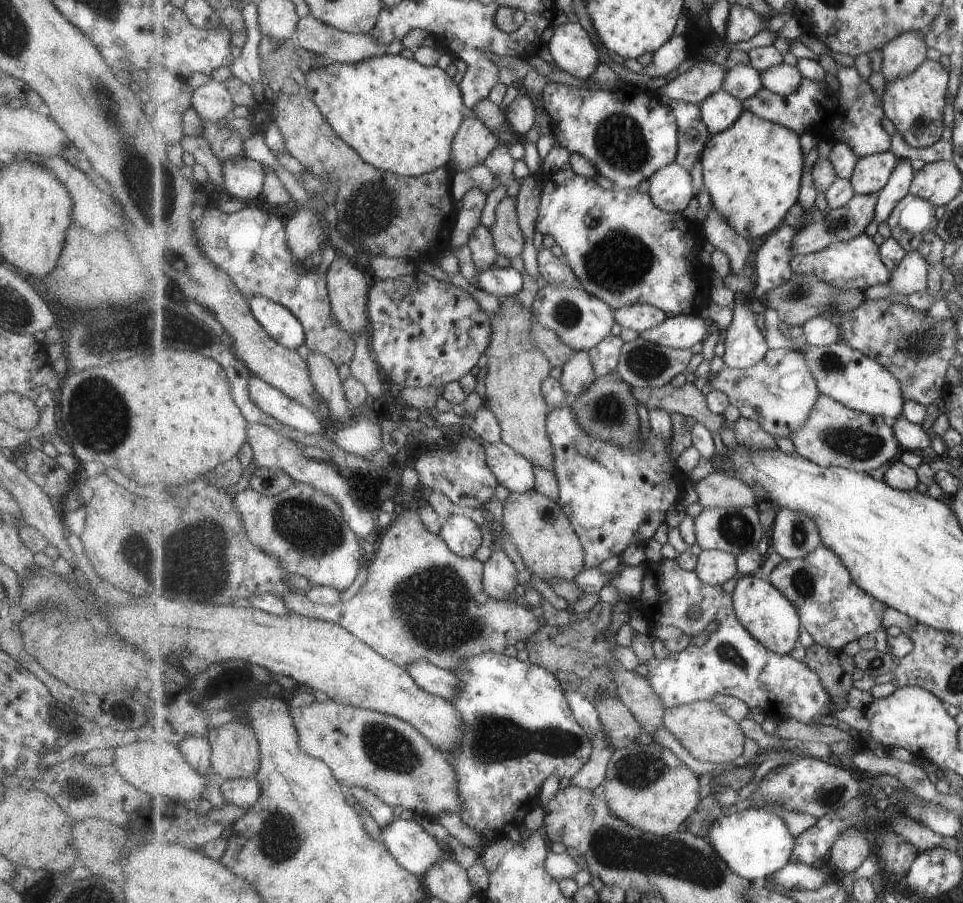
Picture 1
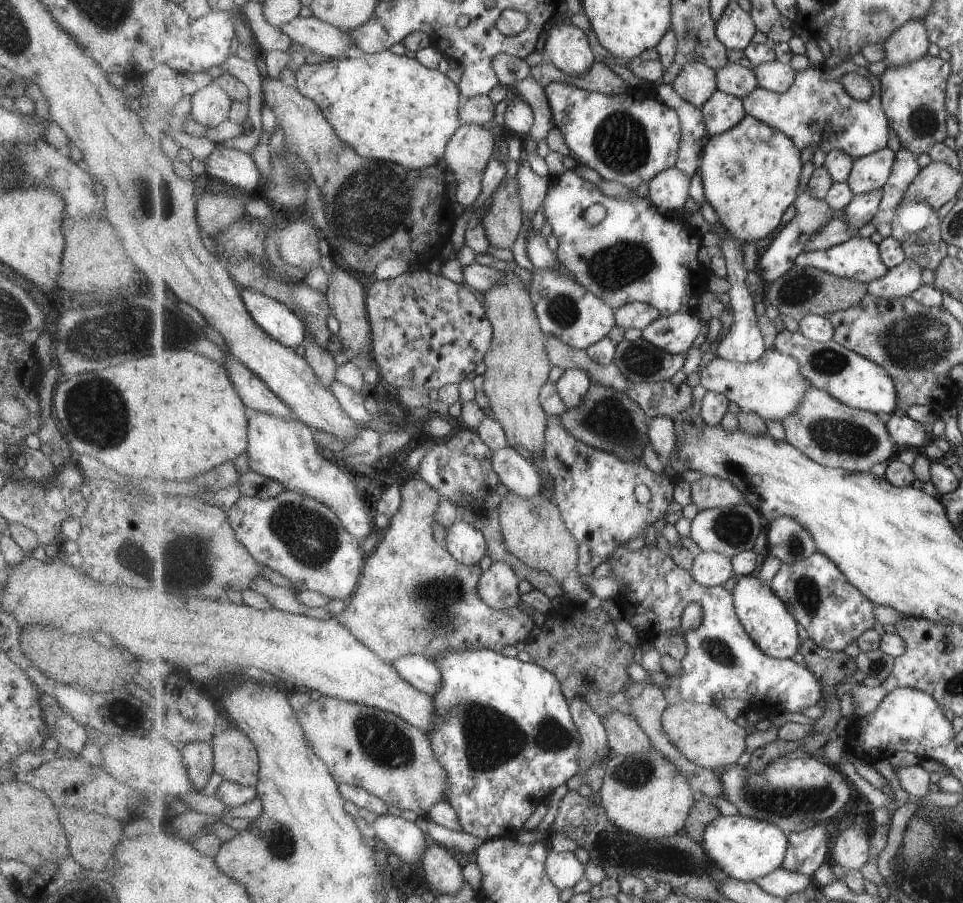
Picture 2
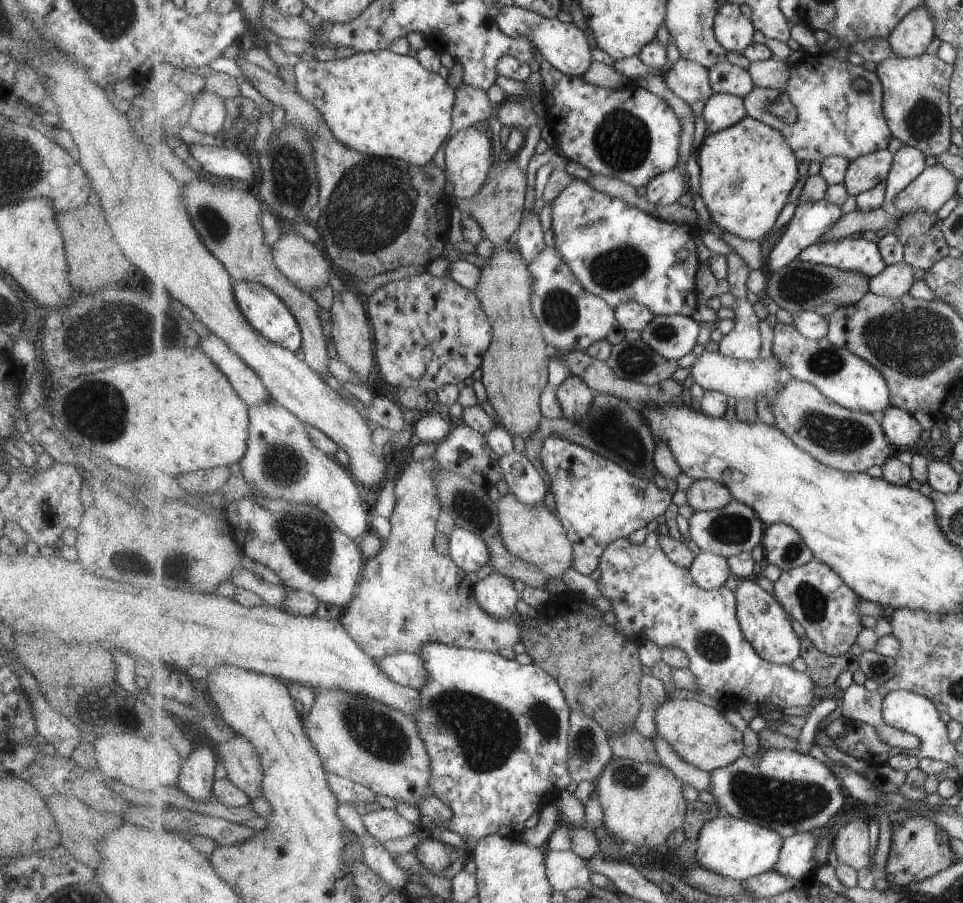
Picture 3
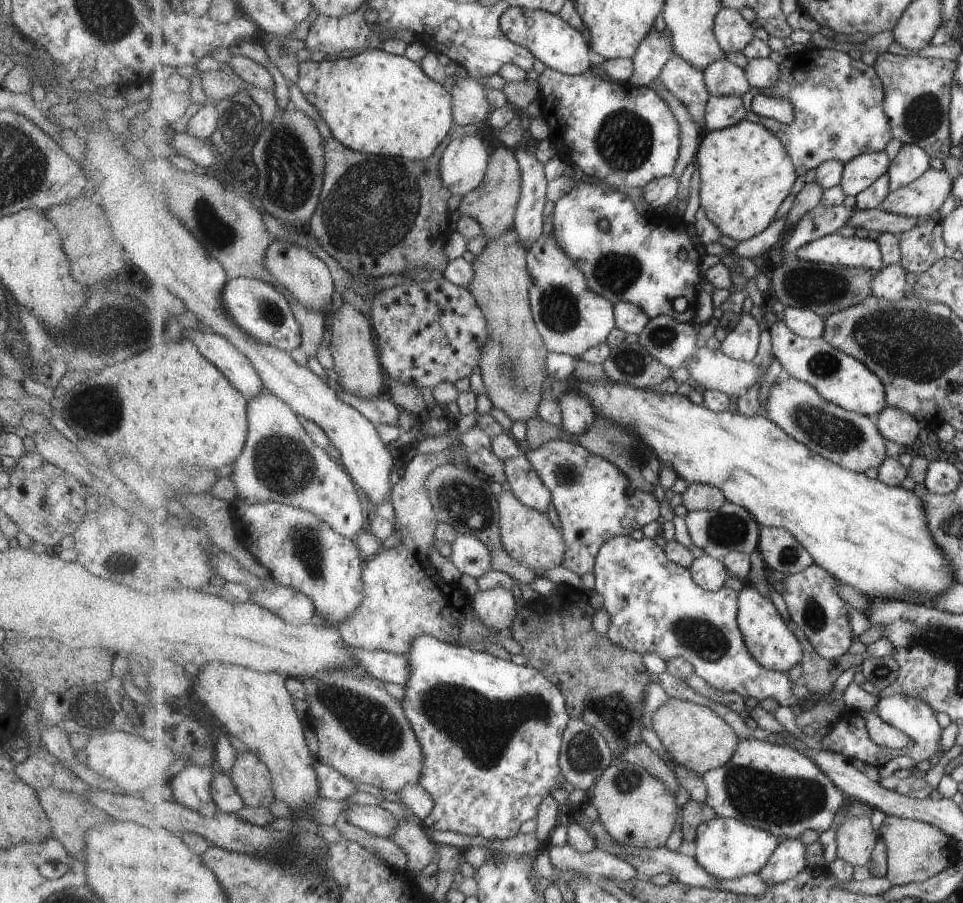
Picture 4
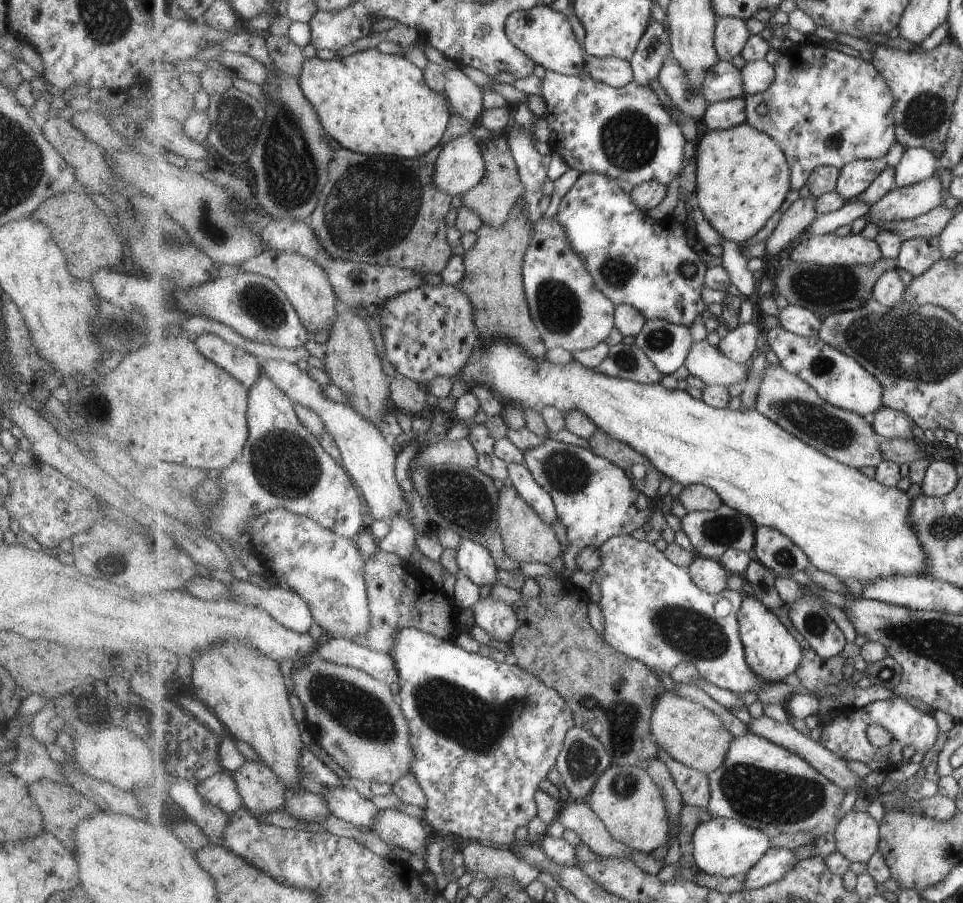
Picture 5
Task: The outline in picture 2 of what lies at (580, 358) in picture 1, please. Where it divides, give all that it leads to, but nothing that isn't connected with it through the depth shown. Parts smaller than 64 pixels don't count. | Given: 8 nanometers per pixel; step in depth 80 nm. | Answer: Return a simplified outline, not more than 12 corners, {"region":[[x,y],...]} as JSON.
{"region":[[567,369],[557,381],[568,410],[591,396],[593,382],[581,369]]}

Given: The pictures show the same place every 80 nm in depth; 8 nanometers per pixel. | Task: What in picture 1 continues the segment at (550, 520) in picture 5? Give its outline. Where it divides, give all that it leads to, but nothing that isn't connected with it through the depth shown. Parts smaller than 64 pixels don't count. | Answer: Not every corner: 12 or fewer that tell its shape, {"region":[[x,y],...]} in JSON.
{"region":[[488,443],[488,465],[511,493],[535,488],[533,464]]}

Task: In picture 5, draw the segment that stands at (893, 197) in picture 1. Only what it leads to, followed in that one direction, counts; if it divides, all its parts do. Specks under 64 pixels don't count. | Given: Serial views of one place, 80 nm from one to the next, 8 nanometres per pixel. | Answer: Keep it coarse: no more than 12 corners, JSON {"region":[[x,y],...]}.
{"region":[[925,147],[905,149],[896,186],[931,178],[940,164]]}

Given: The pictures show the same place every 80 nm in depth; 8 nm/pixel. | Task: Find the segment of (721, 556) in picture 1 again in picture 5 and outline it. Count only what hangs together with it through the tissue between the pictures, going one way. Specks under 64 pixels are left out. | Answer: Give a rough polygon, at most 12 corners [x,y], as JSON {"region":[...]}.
{"region":[[698,555],[688,569],[701,590],[727,589],[731,572],[720,559]]}

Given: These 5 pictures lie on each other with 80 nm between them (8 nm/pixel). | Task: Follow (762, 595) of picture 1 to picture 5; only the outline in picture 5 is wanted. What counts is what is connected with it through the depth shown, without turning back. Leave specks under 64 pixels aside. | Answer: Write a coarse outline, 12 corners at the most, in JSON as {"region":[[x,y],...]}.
{"region":[[755,596],[740,631],[747,662],[765,681],[800,667],[801,638]]}

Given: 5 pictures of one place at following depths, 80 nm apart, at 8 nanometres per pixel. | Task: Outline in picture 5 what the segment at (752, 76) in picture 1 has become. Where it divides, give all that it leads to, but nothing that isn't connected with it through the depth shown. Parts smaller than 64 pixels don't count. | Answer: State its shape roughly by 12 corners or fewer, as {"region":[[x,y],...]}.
{"region":[[719,61],[702,86],[708,104],[745,96],[744,74]]}

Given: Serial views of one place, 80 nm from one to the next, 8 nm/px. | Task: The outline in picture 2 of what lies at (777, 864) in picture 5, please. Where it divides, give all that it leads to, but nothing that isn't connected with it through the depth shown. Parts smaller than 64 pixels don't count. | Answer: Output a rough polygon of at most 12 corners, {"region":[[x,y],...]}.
{"region":[[831,823],[790,834],[781,867],[815,874],[829,852]]}

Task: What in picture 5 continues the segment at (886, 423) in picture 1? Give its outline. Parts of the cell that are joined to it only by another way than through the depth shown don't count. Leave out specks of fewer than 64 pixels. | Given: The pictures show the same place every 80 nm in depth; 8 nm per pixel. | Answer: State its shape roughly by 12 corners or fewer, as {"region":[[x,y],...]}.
{"region":[[779,363],[754,408],[855,468],[884,460],[881,437]]}

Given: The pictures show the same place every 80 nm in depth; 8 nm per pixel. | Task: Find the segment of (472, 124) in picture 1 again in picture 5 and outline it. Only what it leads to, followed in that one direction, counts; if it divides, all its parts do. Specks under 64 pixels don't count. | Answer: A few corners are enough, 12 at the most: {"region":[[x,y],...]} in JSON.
{"region":[[465,134],[448,142],[434,182],[464,195],[486,176],[484,144]]}

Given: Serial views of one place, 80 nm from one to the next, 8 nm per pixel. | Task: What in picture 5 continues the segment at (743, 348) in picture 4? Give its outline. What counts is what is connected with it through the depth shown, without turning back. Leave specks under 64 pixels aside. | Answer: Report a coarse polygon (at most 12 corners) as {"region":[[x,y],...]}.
{"region":[[748,322],[729,331],[718,346],[745,364],[756,354],[759,326]]}

